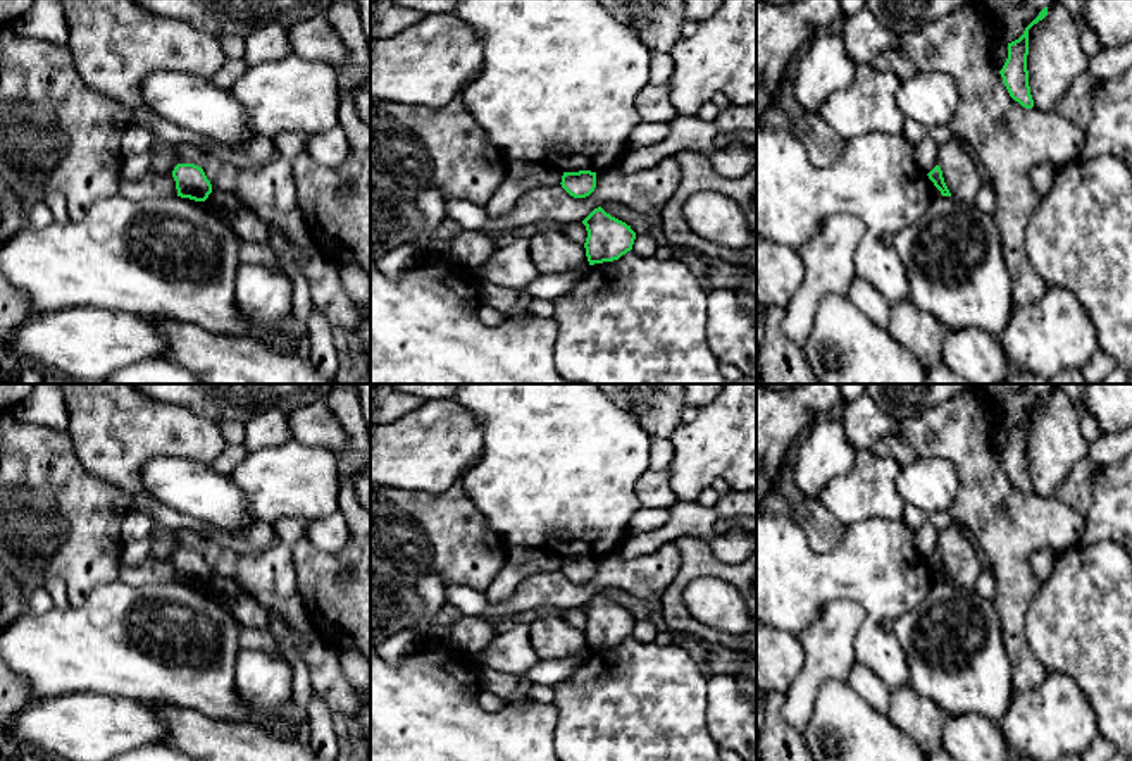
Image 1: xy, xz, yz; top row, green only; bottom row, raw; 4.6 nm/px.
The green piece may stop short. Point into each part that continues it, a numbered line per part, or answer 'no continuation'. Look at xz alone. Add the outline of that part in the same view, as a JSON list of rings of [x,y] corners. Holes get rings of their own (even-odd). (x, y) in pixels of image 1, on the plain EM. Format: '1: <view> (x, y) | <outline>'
1: xz (512, 574) | [[[532,549],[532,553],[522,561],[508,560],[491,585],[484,591],[488,603],[494,604],[508,599],[524,578],[541,572],[560,570],[562,561],[562,556],[548,554],[541,549]]]

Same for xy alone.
1: xy (149, 572) | [[[148,558],[138,566],[119,565],[119,578],[133,587],[176,582],[176,566],[172,560]]]

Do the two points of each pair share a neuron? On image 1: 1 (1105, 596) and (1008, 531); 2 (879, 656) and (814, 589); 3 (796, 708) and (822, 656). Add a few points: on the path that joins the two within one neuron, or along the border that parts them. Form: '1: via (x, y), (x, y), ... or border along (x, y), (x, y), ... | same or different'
1: border along (1077, 543), (1058, 548) | different
2: via (876, 631), (872, 608), (853, 589), (839, 589) | same
3: via (802, 696), (819, 668) | same

